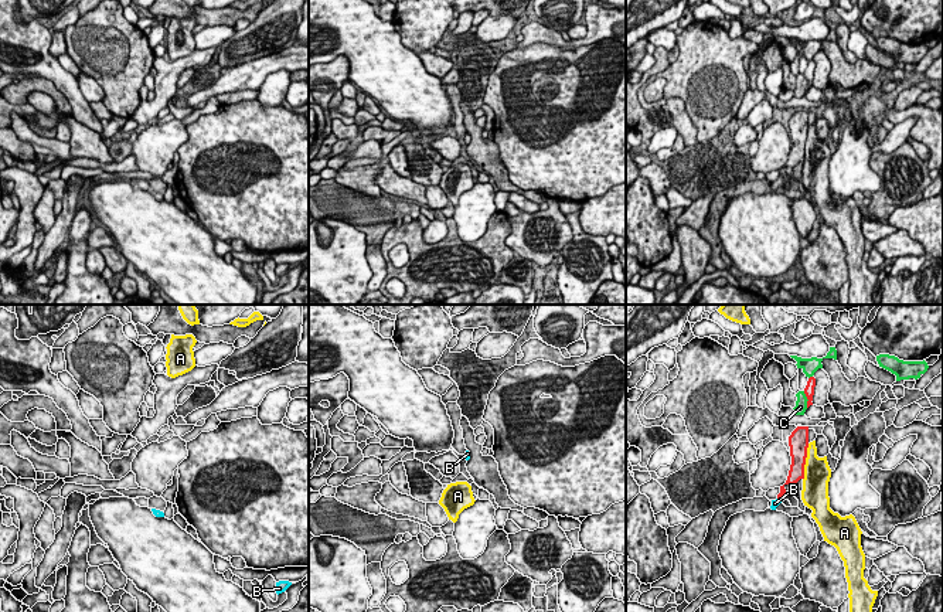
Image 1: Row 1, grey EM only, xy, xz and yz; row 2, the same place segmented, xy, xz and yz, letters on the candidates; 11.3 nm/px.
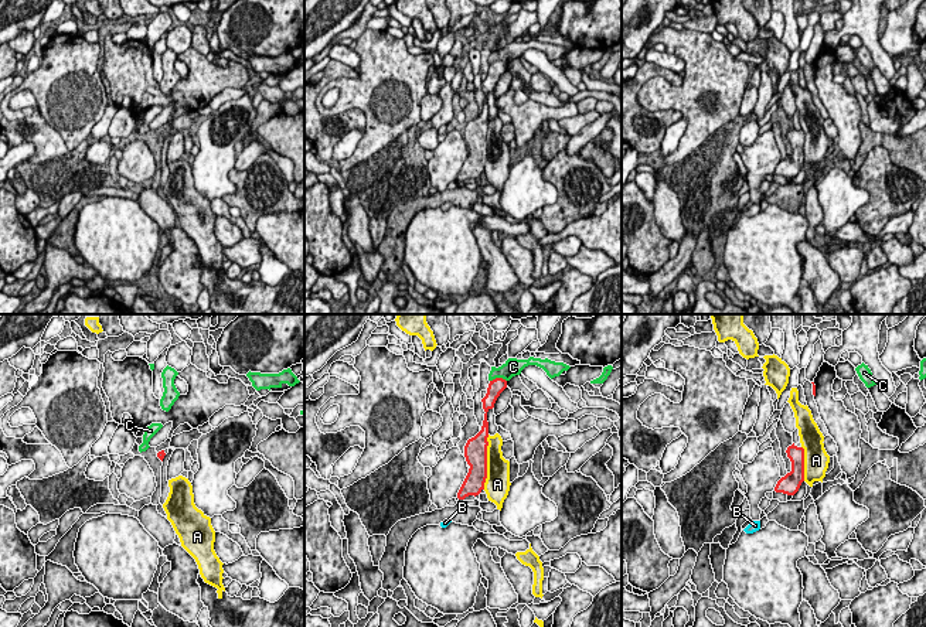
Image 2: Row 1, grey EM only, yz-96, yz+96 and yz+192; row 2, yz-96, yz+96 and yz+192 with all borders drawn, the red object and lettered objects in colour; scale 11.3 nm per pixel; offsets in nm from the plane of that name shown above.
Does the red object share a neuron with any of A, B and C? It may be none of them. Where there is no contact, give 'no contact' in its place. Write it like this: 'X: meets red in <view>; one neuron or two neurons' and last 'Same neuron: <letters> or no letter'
A: meets red in yz; two neurons
B: meets red in yz; one neuron
C: meets red in yz; two neurons
Same neuron: B

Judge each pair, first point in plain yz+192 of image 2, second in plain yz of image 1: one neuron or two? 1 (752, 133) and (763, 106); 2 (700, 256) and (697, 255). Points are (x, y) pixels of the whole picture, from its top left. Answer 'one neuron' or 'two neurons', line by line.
1: two neurons
2: two neurons

